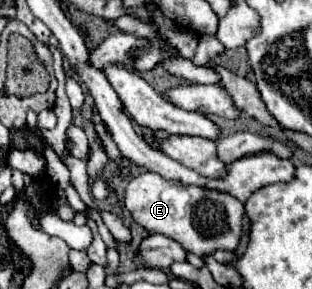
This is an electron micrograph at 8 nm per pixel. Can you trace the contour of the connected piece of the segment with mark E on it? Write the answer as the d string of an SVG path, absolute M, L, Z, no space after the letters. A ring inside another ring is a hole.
M142 173L130 179L124 199L132 217L150 233L162 233L178 241L188 253L210 255L218 249L234 251L244 233L244 203L230 193L166 181L158 173Z

